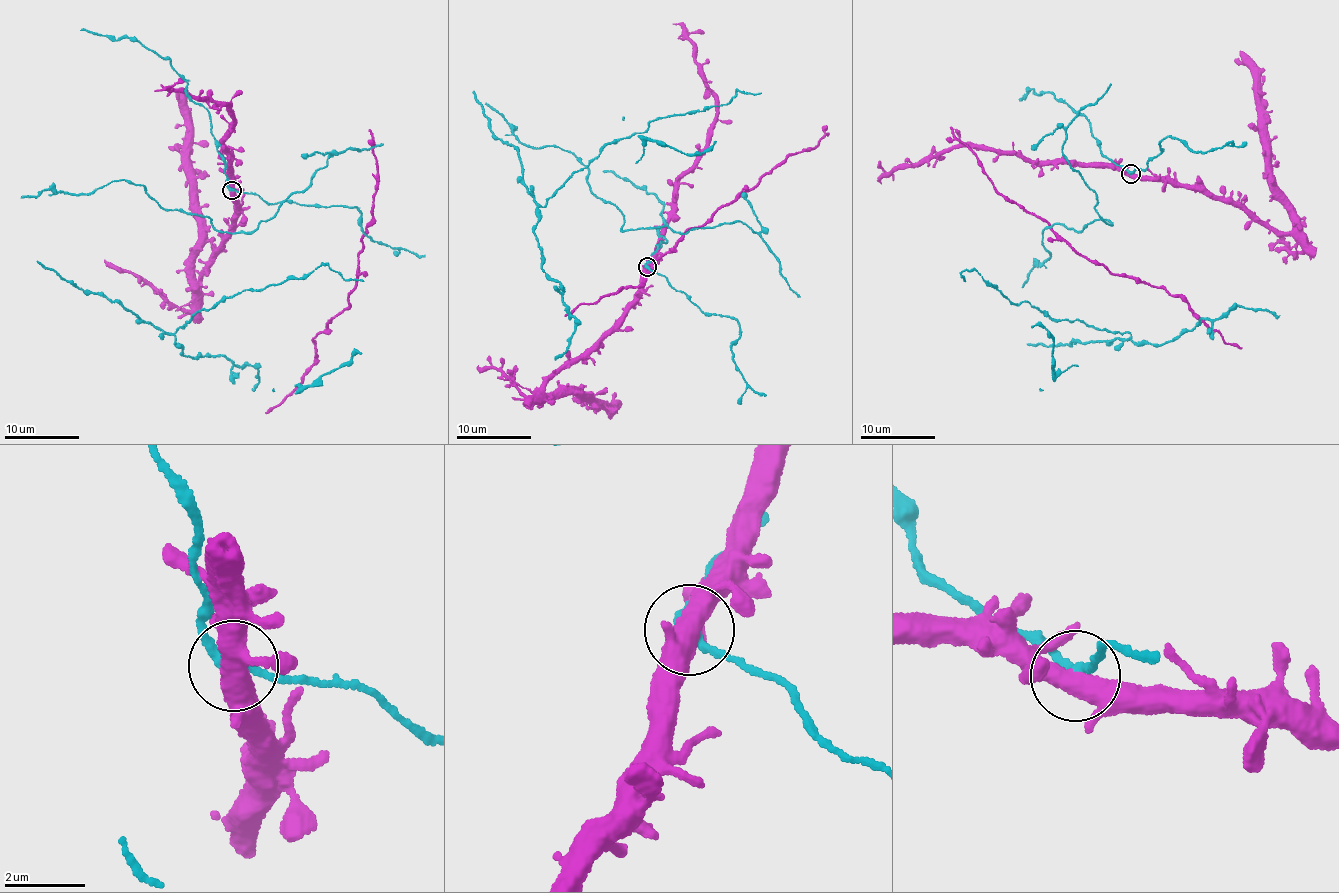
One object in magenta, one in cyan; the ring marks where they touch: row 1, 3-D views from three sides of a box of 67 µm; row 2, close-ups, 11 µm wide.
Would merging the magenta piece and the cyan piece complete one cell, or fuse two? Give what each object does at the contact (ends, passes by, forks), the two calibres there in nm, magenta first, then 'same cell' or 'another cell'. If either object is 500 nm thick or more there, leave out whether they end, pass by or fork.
magenta forks | cyan passes by | 400/240 nm | another cell

